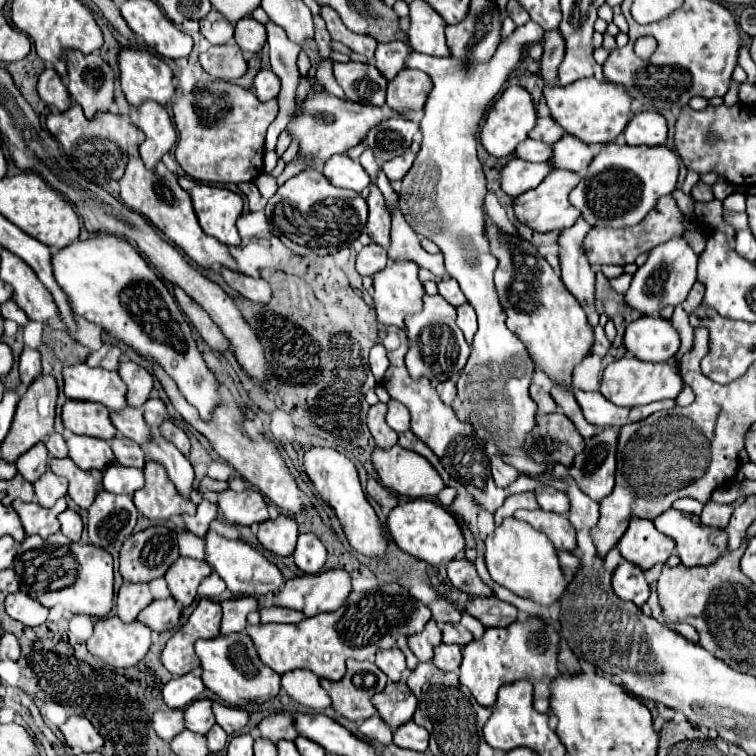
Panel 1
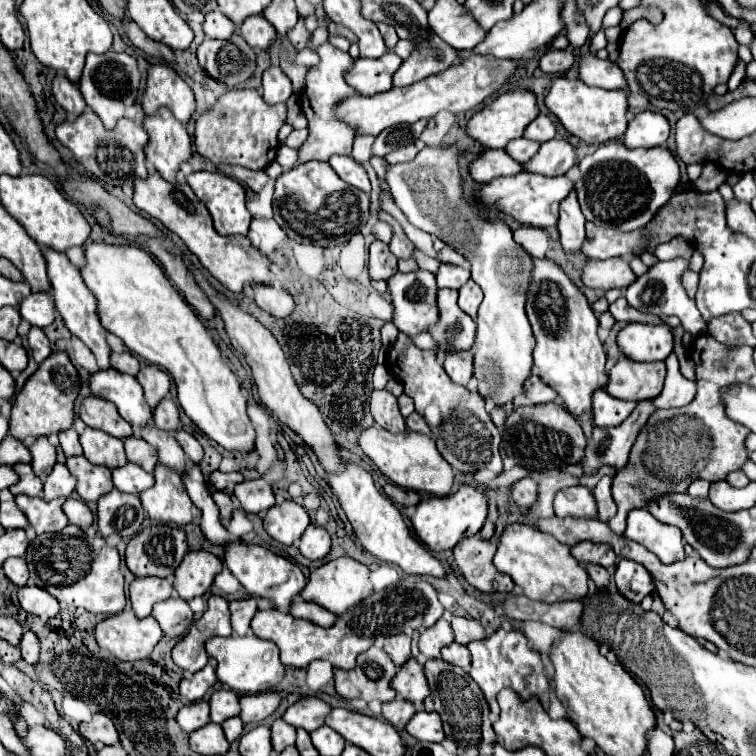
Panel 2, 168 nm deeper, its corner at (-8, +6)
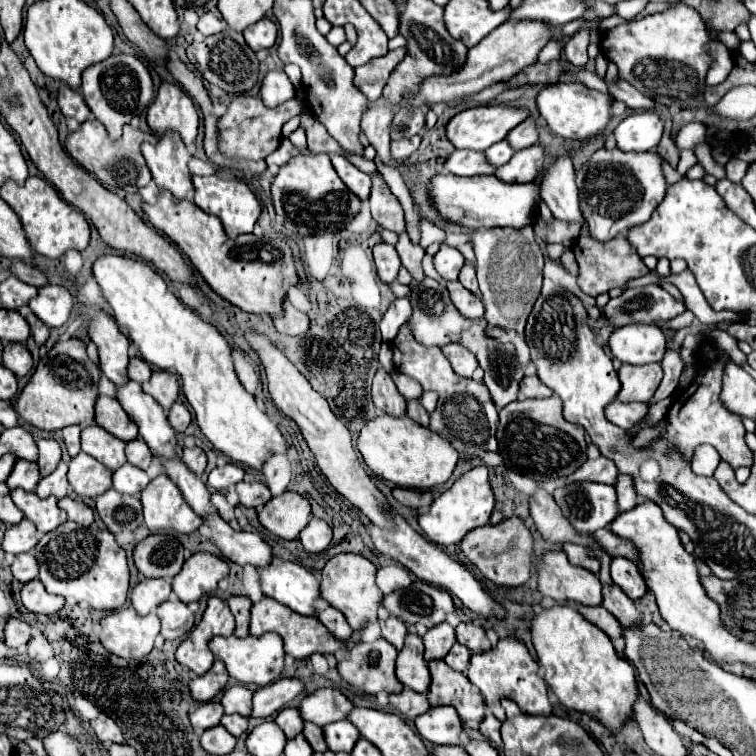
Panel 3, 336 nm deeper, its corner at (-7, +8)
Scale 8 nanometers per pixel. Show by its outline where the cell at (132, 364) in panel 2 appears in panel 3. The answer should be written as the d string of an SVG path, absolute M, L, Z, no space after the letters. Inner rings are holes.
M130 358L128 364L128 378L134 382L146 382L152 376L152 366L142 358Z

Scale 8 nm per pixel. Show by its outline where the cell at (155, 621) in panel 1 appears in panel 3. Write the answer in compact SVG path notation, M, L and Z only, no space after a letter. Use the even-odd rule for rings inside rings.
M170 598L158 606L158 618L162 622L162 636L166 640L176 640L186 636L194 626L194 614L178 598Z

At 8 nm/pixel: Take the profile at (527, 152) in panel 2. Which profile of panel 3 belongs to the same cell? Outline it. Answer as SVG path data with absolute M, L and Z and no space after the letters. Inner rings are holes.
M502 140L502 142L496 142L494 146L490 146L490 150L486 150L484 154L486 154L486 158L488 158L490 164L504 166L514 156L514 148L508 146L506 140Z

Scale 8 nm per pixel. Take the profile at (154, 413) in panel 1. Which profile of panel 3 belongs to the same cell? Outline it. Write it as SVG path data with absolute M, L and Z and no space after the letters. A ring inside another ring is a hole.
M176 402L176 404L168 410L168 422L170 422L170 426L172 426L176 432L184 432L184 430L188 428L188 424L190 424L190 412L188 412L188 408L186 408L184 404Z

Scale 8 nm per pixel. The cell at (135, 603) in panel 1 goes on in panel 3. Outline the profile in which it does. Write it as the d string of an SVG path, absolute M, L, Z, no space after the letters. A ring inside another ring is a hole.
M166 578L142 580L132 588L130 602L140 616L146 616L146 614L154 612L162 602L166 602L170 598L170 592L172 592L170 580L166 580Z

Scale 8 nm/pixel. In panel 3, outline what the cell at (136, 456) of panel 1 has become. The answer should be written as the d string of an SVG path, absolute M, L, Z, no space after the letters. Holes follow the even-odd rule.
M134 438L134 440L126 442L126 458L128 458L130 464L146 470L154 456L152 456L150 448L146 446L146 442L142 438Z

